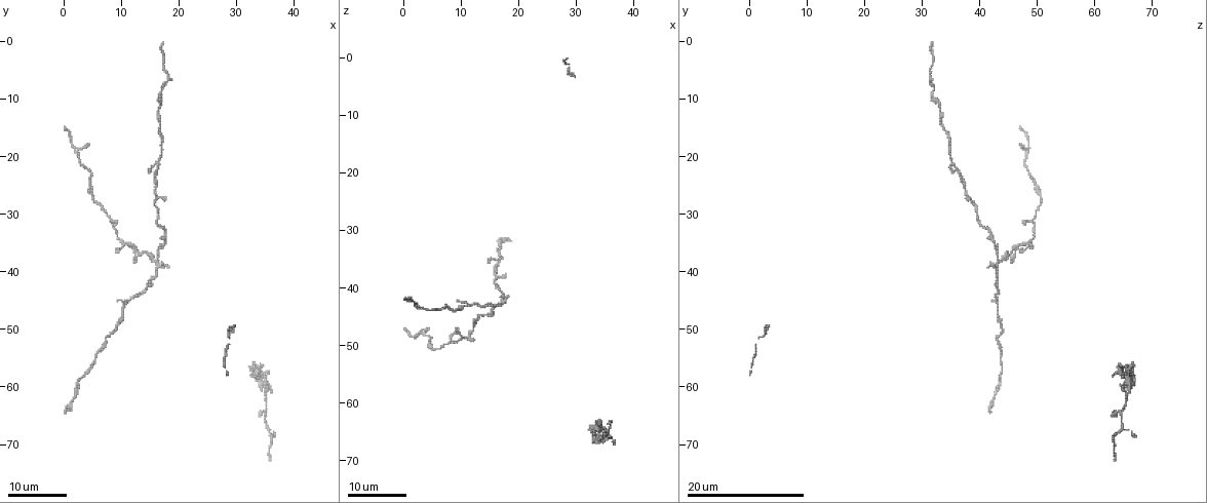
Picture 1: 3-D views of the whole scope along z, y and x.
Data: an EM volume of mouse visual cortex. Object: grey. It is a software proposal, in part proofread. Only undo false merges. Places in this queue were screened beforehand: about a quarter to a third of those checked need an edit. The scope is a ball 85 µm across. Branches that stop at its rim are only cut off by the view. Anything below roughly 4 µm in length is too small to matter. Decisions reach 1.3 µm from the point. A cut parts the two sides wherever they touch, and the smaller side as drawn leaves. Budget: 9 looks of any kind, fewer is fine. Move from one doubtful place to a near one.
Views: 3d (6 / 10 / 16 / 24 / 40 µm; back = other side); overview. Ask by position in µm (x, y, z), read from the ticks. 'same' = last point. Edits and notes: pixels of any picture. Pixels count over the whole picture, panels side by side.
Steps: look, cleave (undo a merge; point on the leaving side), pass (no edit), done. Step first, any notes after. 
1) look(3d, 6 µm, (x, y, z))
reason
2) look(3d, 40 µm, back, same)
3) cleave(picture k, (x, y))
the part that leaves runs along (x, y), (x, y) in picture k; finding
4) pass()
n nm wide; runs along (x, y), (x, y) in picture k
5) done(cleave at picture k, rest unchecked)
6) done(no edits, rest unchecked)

look(3d, 16 µm, (13.0, 36.5, 45.5))
two arms in line, one across

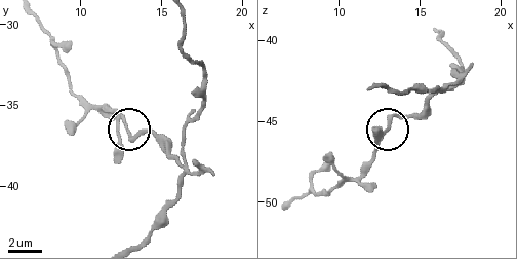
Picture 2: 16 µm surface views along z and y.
look(3d, 10 µm, (12.9, 36.3, 45.7))
closer look

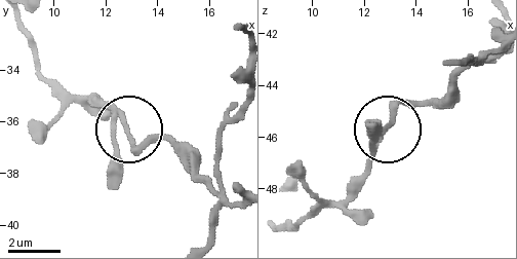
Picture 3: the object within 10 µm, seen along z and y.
pass()
3 arms; one neuron here

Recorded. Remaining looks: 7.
look(3d, 24 µm, (15.5, 28.5, 39.5))
calibre changes

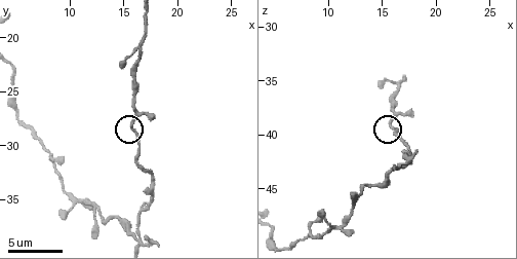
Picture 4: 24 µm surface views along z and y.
look(3d, 10 µm, (15.8, 28.6, 39.2))
zoom in

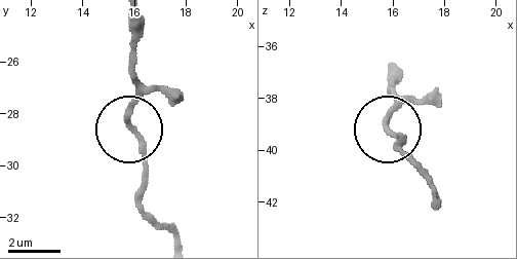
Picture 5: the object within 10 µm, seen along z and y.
pass()
all the same neuron

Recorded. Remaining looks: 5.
look(3d, 10 µm, (16.8, 39.0, 42.6))
looks like a crossing

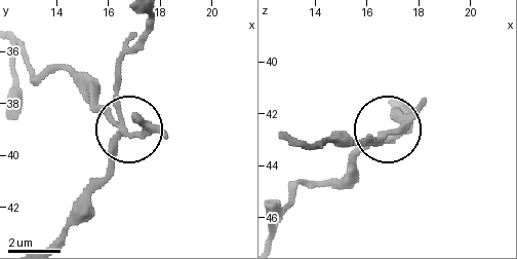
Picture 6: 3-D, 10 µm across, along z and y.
look(3d, 6 µm, (16.6, 39.0, 42.8))

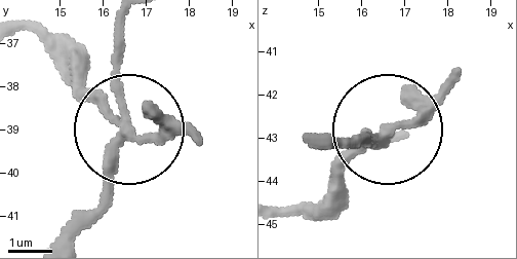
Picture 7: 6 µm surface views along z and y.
cleave(picture 7, (78, 95))
the part that leaves runs along (384, 133), (317, 198), (284, 210) in picture 7; two neurons meet here

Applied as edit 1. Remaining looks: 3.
look(overview)
see it whole again

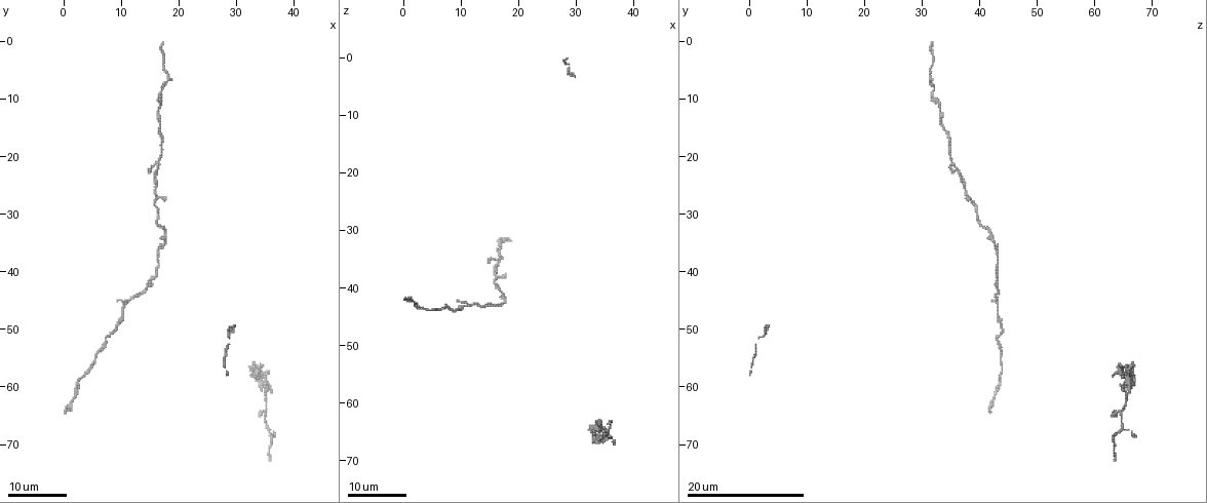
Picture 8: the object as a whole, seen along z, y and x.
look(3d, 24 µm, (35.0, 60.5, 65.0))
calibre changes

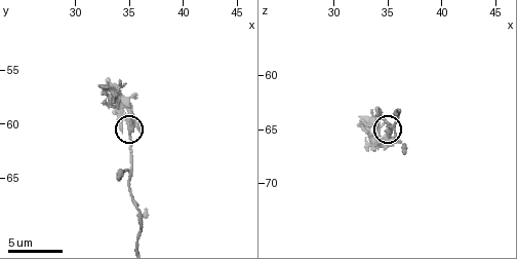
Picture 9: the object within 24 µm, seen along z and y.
look(3d, 10 µm, same)

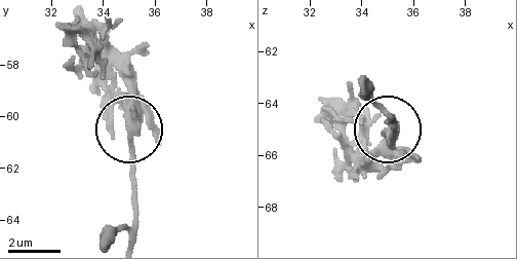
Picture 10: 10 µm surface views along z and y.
cleave(picture 10, (113, 99))
the part that leaves runs along (134, 115), (121, 77), (87, 50), (94, 60), (90, 68) in picture 10; a second neuron is stuck on

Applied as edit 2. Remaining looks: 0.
done(cleave at picture 7, cleave at picture 10, rest unchecked)

